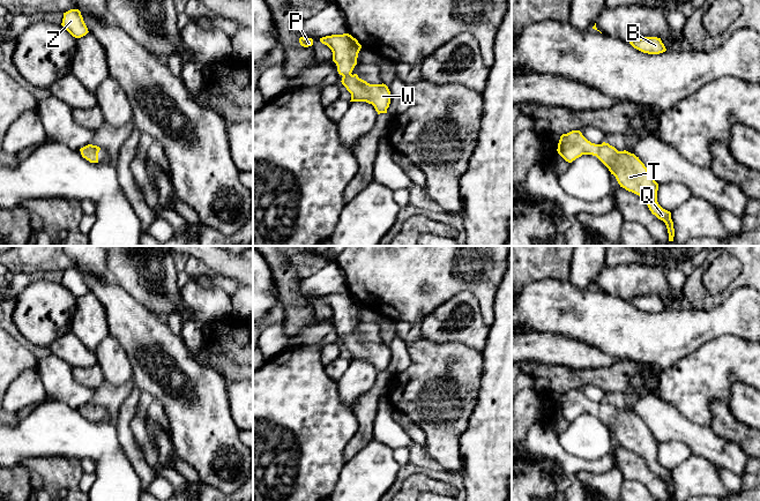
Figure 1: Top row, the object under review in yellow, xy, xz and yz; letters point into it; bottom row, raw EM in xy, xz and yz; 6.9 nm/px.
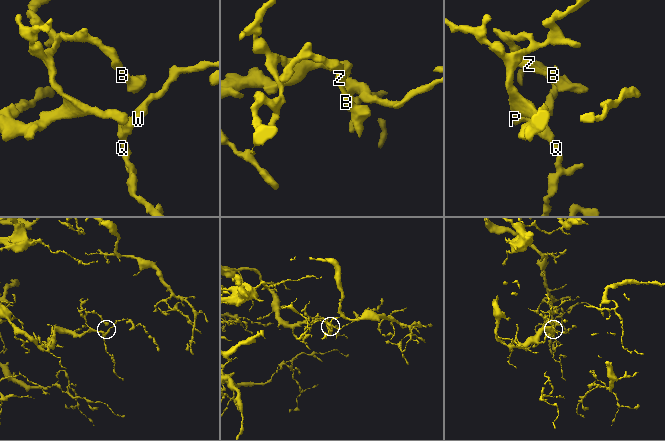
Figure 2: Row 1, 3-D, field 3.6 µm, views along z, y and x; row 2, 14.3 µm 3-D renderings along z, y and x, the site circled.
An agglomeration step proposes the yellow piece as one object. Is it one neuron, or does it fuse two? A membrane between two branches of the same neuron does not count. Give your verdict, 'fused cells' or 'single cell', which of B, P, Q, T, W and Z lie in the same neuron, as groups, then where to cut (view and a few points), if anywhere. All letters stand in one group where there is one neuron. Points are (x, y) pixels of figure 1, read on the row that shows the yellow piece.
single cell | B P Q T W Z | no cut

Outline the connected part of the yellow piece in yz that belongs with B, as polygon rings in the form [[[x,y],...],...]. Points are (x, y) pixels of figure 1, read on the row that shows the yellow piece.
[[[657,37],[635,38],[629,44],[634,48],[648,54],[660,54],[666,51],[661,38]]]

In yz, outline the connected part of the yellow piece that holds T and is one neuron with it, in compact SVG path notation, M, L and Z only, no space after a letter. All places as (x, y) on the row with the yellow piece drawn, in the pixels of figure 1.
M580 130L562 134L557 151L568 163L582 155L596 156L616 177L620 187L644 200L651 214L665 223L669 241L673 241L675 229L671 212L658 204L658 184L639 157L626 150L618 151L605 142L602 144L591 143Z

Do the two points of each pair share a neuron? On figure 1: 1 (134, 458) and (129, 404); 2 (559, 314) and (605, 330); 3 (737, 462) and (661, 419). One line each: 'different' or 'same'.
1: same
2: same
3: same

